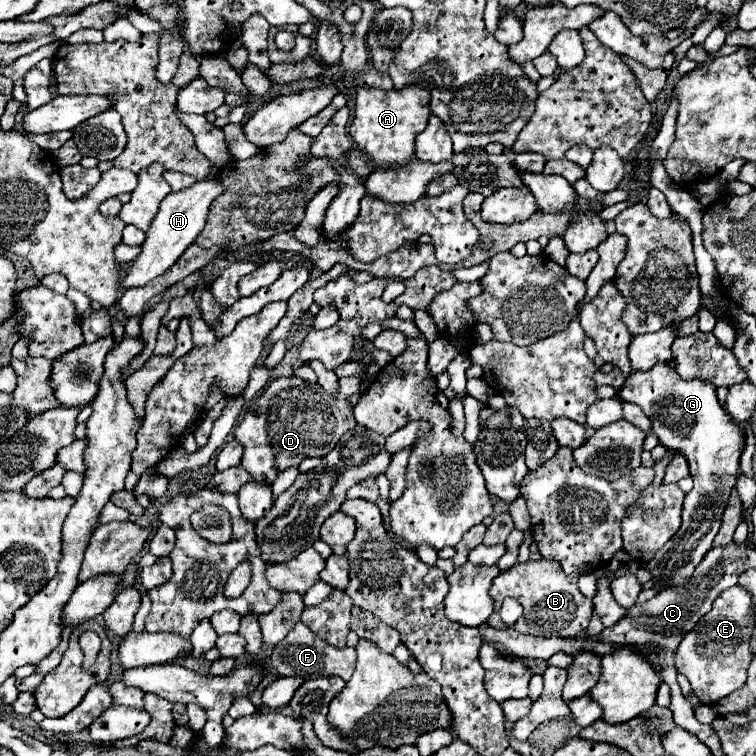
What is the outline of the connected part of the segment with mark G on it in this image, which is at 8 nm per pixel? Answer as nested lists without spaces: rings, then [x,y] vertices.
[[[672,362],[656,364],[650,372],[630,374],[624,386],[616,392],[616,398],[638,404],[652,420],[652,432],[658,436],[662,446],[680,450],[690,464],[694,488],[684,498],[680,530],[664,544],[662,550],[656,552],[650,562],[638,562],[638,568],[644,568],[652,574],[650,580],[654,584],[654,592],[668,588],[674,590],[690,582],[694,568],[712,548],[712,540],[720,530],[722,512],[738,478],[738,460],[744,450],[744,432],[718,404],[714,386],[700,380],[682,380],[678,374],[674,374]]]

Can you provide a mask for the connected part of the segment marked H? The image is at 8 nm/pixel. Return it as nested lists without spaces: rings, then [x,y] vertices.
[[[212,174],[210,180],[204,182],[196,182],[194,186],[180,190],[180,192],[170,192],[162,204],[160,210],[156,214],[156,218],[150,224],[150,230],[146,232],[146,240],[142,244],[142,252],[138,254],[138,258],[130,264],[128,272],[122,276],[122,286],[128,288],[136,288],[136,286],[146,286],[150,280],[154,280],[156,276],[168,272],[176,260],[184,254],[184,250],[194,242],[194,238],[202,232],[204,224],[206,224],[206,214],[208,214],[208,206],[210,202],[222,192],[222,184],[218,182],[218,178]]]

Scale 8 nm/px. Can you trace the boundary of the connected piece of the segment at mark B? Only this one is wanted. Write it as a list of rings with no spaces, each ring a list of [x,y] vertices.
[[[538,560],[538,562],[524,562],[524,564],[514,564],[506,572],[500,572],[500,576],[494,578],[494,584],[490,588],[490,596],[494,600],[494,612],[488,618],[488,624],[494,628],[504,628],[506,624],[500,620],[498,610],[502,606],[502,600],[506,596],[516,598],[524,614],[516,620],[514,628],[522,634],[532,634],[532,636],[576,636],[588,626],[588,620],[594,612],[592,600],[586,600],[582,592],[578,590],[576,584],[578,576],[566,576],[562,566],[552,560]]]

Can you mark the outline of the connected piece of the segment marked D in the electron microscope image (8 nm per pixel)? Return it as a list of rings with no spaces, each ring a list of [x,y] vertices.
[[[294,376],[272,380],[264,388],[264,392],[250,402],[244,420],[234,430],[236,440],[244,446],[242,468],[246,472],[250,472],[252,478],[258,484],[272,486],[274,480],[276,480],[276,476],[280,472],[284,472],[286,468],[300,466],[300,462],[304,458],[310,458],[310,456],[320,456],[320,458],[326,456],[334,448],[334,444],[340,440],[340,436],[356,426],[356,420],[352,416],[352,406],[348,402],[348,398],[354,396],[354,394],[358,394],[358,392],[360,392],[360,380],[358,378],[340,378],[340,382],[338,382],[338,394],[336,396],[328,396],[322,390],[320,384],[308,384],[308,382],[304,382],[300,378],[294,378]]]

